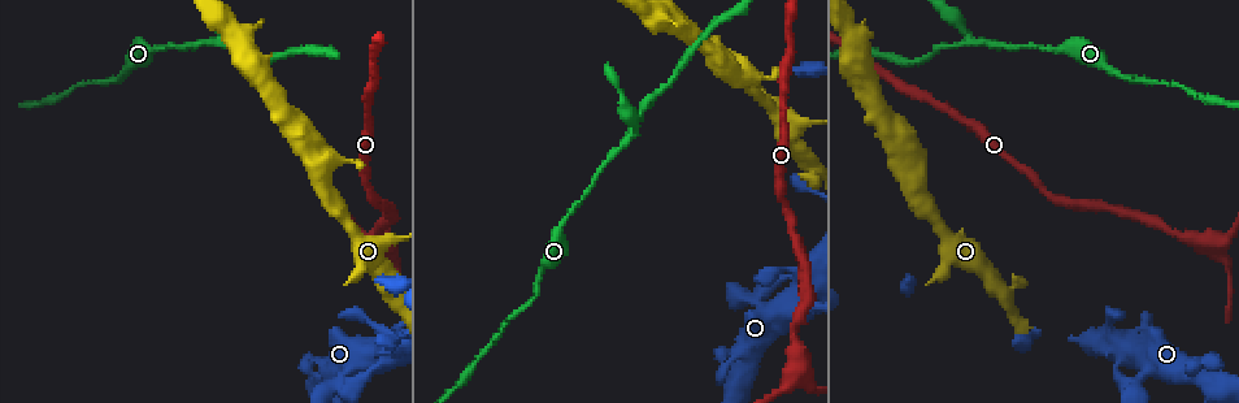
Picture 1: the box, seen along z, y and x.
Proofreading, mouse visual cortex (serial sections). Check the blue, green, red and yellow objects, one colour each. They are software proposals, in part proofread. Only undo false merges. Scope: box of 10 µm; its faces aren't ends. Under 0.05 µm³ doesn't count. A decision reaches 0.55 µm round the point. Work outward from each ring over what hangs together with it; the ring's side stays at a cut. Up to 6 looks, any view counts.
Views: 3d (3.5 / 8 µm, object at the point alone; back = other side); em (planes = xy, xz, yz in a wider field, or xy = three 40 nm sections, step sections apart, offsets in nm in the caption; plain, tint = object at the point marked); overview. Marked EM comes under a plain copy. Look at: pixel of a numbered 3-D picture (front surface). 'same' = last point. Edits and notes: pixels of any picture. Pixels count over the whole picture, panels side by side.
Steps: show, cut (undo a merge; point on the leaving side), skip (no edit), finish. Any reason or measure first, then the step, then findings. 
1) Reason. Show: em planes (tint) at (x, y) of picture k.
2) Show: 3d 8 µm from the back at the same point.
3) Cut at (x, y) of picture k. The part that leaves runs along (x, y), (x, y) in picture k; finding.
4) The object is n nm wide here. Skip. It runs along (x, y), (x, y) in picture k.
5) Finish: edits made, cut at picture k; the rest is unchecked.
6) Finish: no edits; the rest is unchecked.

Sudden change in width. Show: 3d 8 µm at (1113, 336) of picture 1.

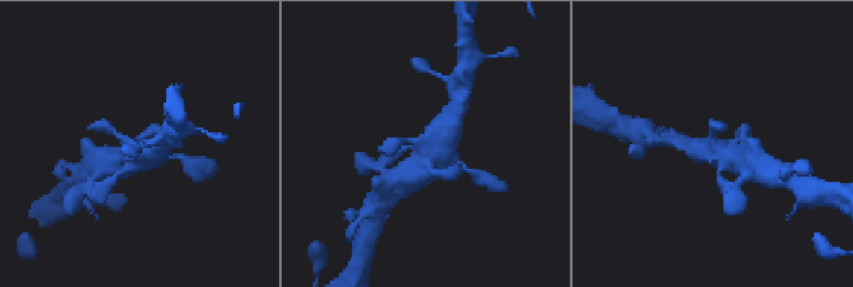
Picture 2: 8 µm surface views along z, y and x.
Shape alone is not enough. Show: em xy step 3 (tint) at the same point.

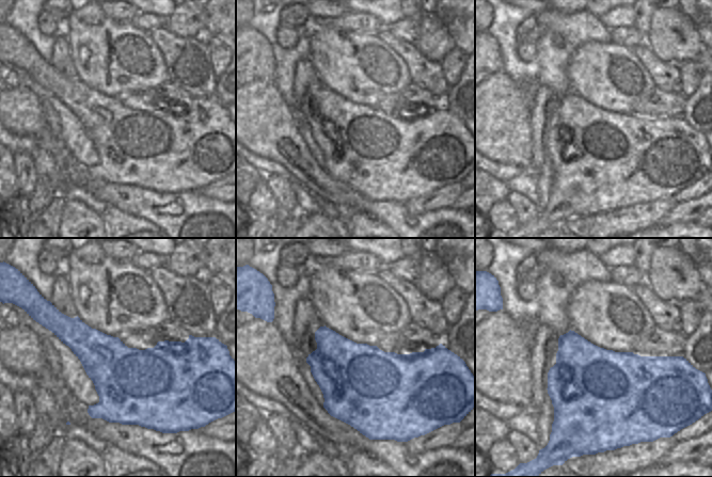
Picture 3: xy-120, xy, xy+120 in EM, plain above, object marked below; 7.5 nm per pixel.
Skip. One cell here.

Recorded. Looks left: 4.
Three-way junction. Show: em xy step 1 (tint) at (1212, 246) of picture 1.

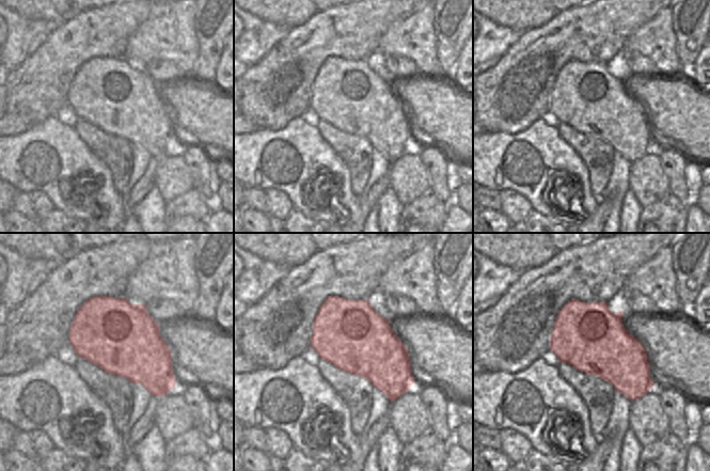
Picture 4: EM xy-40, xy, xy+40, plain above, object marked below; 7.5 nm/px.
See where the arms go. Show: 3d 3.5 µm at the same point.

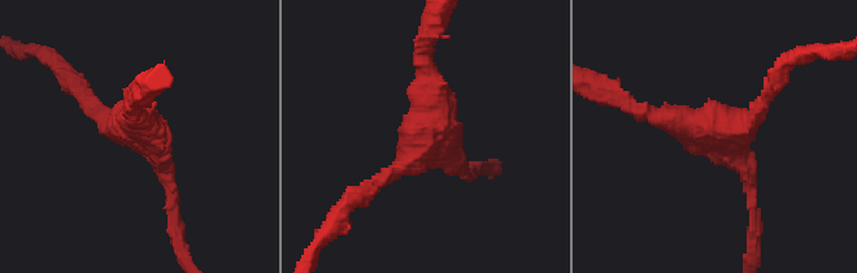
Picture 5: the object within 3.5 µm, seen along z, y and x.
The object is 500 nm wide here. Skip. It runs along (423, 57), (431, 137), (372, 183) in picture 5; all the same cell.

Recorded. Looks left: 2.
Two arms in line, one across. Show: 3d 8 µm at (630, 131) of picture 1.

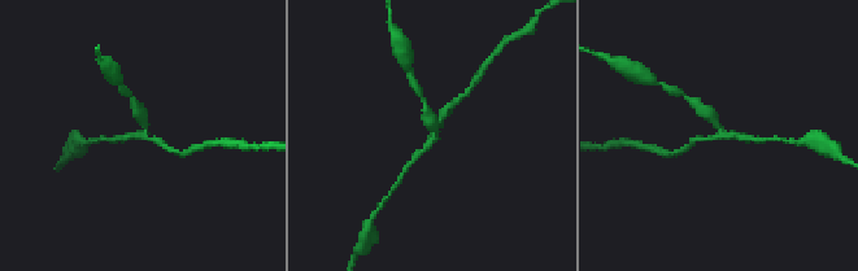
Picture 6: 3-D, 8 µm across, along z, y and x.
3 arms meet here; the arms are 200, 200, 400 nm wide; shape alone is not enough. Show: em xy step 5 (tint) at the same point.

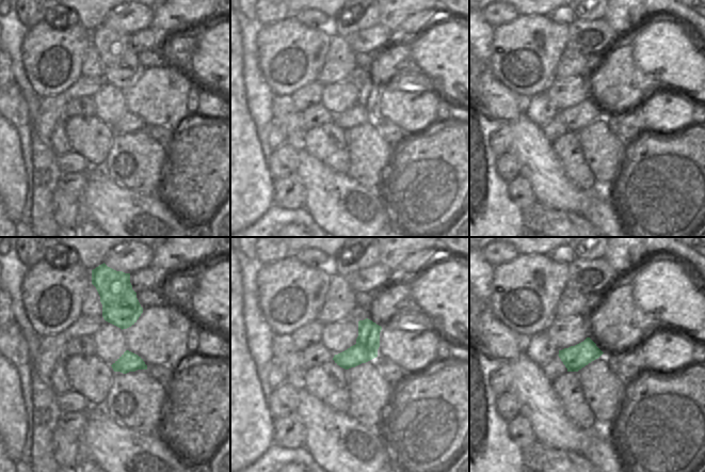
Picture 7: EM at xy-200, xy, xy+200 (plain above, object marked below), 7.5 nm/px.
Cut at (708, 114) of picture 6. The part that leaves runs along (722, 130), (700, 105), (684, 95) in picture 6; a second cell is stuck on.

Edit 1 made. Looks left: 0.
Finish: edits made, cut at picture 6; the rest is unchecked.

